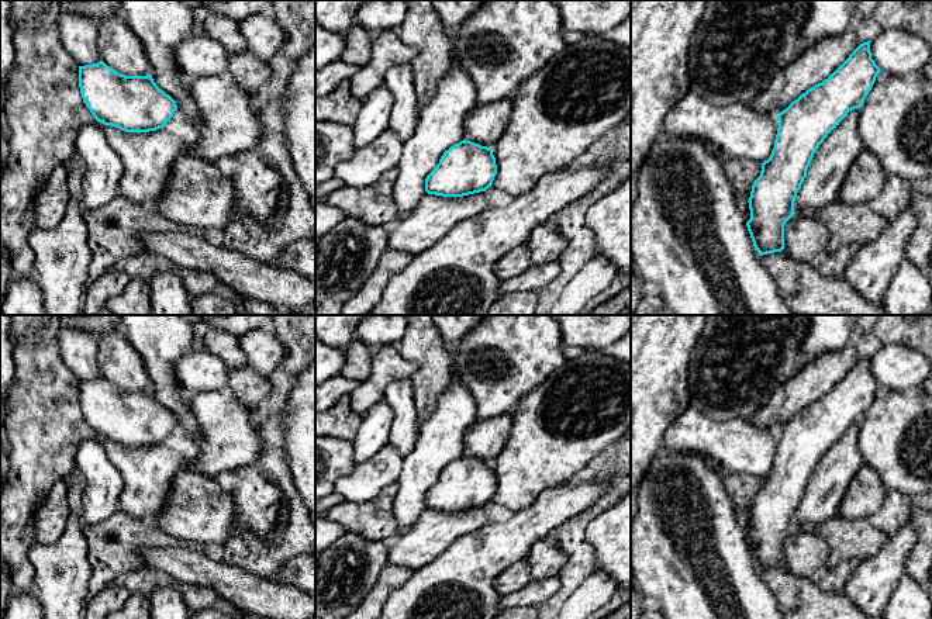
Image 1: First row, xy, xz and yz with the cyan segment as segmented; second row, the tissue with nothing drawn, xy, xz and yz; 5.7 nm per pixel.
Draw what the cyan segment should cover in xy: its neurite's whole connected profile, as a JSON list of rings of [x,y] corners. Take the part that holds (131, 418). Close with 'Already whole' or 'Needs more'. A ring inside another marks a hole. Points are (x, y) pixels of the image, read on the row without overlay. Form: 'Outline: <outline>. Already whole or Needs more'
Outline: [[[103,376],[79,381],[79,402],[96,436],[125,447],[163,443],[177,425],[176,416],[156,401],[151,390],[125,391]]]. Already whole

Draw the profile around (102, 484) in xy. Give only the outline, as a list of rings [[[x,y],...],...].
[[[97,438],[80,445],[75,463],[82,477],[83,523],[100,523],[120,509],[122,477]]]

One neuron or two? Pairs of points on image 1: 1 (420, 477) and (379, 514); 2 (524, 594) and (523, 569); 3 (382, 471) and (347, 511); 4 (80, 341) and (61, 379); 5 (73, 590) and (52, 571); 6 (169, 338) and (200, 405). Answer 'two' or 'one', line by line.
1: two
2: one
3: two
4: two
5: one
6: two

